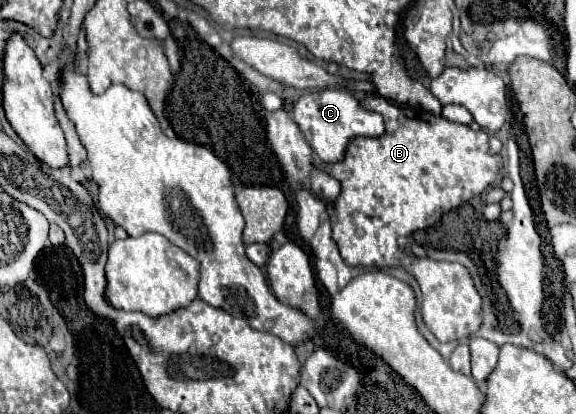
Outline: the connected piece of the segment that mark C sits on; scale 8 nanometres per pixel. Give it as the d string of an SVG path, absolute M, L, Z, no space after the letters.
M324 88L300 96L292 110L294 122L300 126L306 142L318 154L322 162L338 162L346 150L346 144L356 136L382 136L384 122L378 112L364 110L358 100L346 88Z

